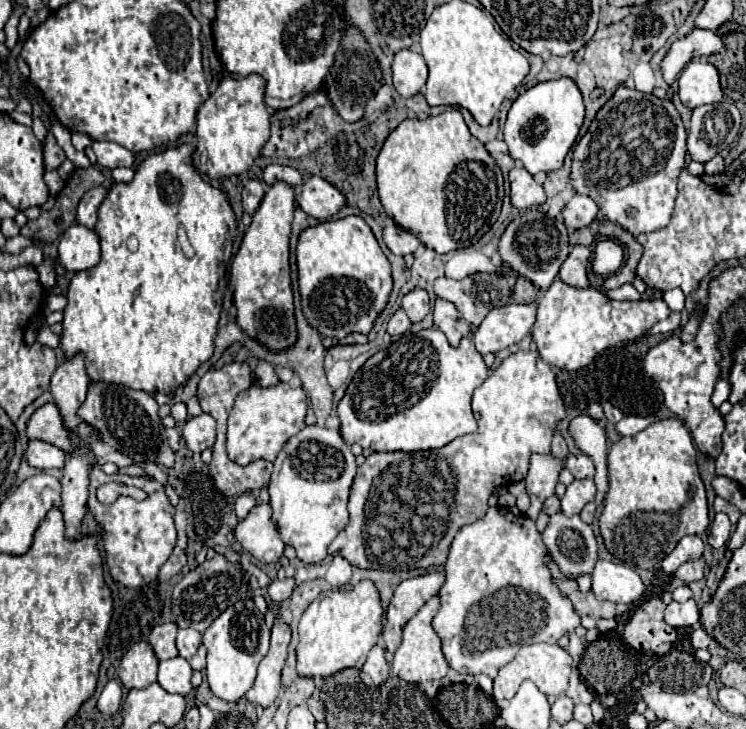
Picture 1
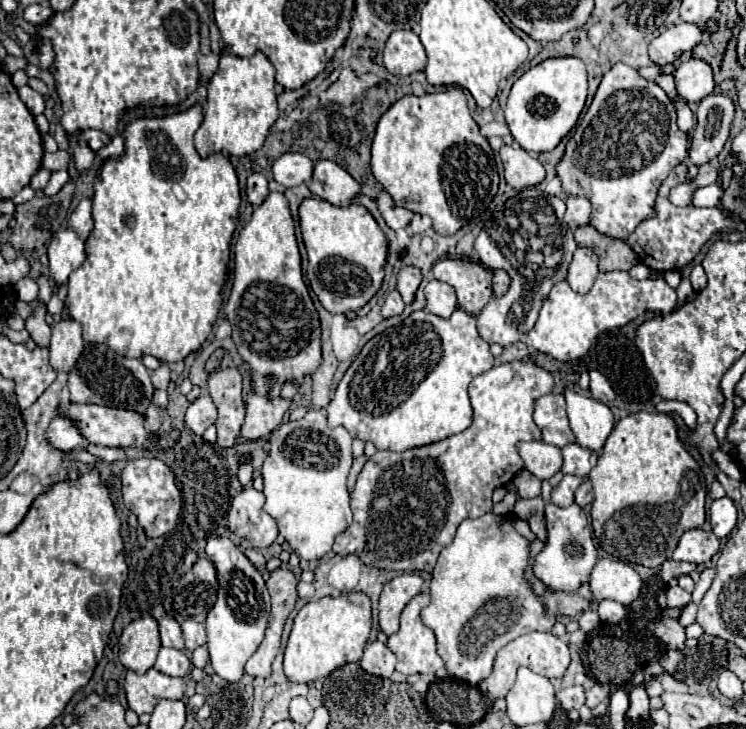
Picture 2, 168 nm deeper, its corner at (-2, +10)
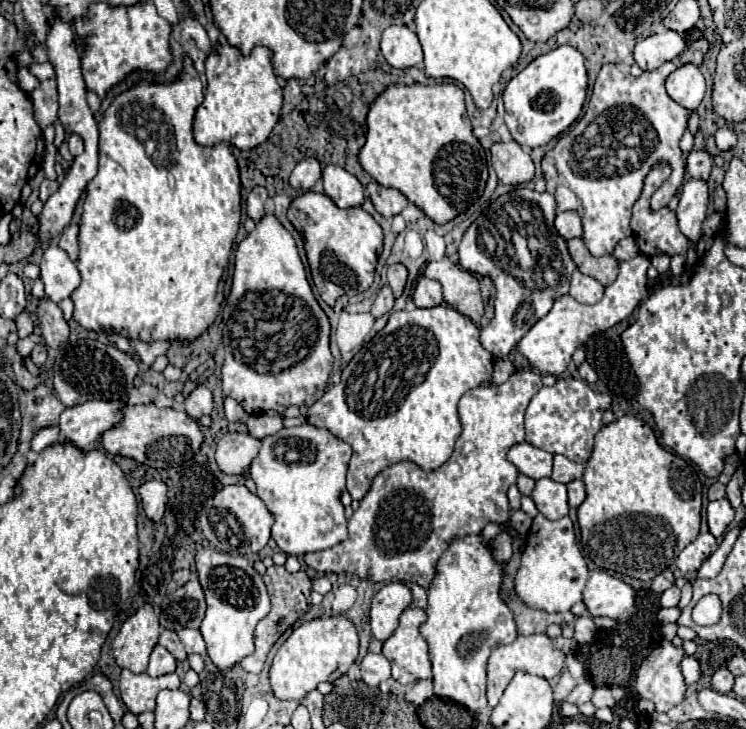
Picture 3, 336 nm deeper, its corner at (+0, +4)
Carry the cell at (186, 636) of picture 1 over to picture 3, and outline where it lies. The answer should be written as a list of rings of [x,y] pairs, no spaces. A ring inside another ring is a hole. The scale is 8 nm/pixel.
[[[184,628],[178,632],[180,640],[184,642],[186,646],[186,652],[188,654],[204,654],[206,652],[206,644],[204,644],[204,638],[200,634],[200,630],[192,630],[192,628]]]

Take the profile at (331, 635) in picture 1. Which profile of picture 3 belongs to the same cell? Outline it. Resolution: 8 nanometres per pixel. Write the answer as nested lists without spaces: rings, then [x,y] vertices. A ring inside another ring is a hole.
[[[344,614],[322,616],[300,624],[292,630],[288,640],[278,648],[274,656],[270,668],[270,684],[274,696],[280,700],[302,700],[320,682],[334,682],[354,664],[358,658],[358,646],[358,630],[354,622]]]

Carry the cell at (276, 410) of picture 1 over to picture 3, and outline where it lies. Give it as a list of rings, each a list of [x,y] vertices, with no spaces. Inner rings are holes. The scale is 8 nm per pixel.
[[[234,398],[224,400],[224,412],[230,422],[246,422],[250,418],[250,414]]]

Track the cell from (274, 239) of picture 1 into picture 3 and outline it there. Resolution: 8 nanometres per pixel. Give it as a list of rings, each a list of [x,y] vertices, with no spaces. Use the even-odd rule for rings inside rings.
[[[266,214],[262,220],[258,220],[256,228],[238,244],[234,252],[232,290],[222,316],[226,324],[226,360],[222,368],[222,388],[228,396],[238,400],[246,412],[284,412],[288,406],[312,404],[314,394],[326,388],[332,370],[332,354],[328,348],[330,322],[312,294],[292,234],[274,214]]]

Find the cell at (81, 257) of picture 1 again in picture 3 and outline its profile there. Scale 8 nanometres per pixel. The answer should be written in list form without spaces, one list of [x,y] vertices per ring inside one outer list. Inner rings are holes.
[[[50,244],[44,250],[40,268],[42,268],[42,282],[46,286],[46,296],[52,302],[60,302],[68,298],[80,286],[82,276],[76,264],[56,244]]]

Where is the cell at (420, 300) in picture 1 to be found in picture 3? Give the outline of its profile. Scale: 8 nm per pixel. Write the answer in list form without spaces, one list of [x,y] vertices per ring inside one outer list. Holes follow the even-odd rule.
[[[392,264],[392,266],[388,268],[388,284],[390,284],[390,288],[392,288],[392,292],[394,292],[396,298],[402,296],[402,290],[404,290],[404,286],[406,286],[406,280],[408,280],[408,270],[406,270],[406,266],[402,266],[402,264]]]

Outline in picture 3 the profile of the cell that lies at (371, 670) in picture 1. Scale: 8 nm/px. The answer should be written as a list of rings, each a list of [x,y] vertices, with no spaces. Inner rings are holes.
[[[368,652],[360,664],[362,680],[368,686],[378,686],[384,680],[390,680],[390,662],[382,654]]]

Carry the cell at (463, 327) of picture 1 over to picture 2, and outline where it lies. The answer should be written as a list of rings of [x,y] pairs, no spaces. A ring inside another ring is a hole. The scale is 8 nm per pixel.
[[[430,280],[426,284],[426,288],[424,288],[424,294],[426,294],[426,310],[436,314],[436,316],[448,318],[456,310],[456,306],[458,306],[456,292],[446,282]]]

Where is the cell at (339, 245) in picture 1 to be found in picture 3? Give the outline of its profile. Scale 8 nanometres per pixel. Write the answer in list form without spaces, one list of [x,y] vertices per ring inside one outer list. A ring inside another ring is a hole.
[[[304,192],[298,198],[292,200],[290,208],[288,208],[288,220],[292,222],[292,226],[302,234],[304,238],[304,248],[306,248],[306,256],[308,256],[308,264],[310,264],[310,274],[312,274],[312,282],[320,294],[320,298],[334,308],[336,300],[342,298],[344,294],[354,298],[362,292],[366,292],[372,282],[374,282],[374,274],[376,274],[376,262],[378,262],[378,252],[382,248],[382,228],[378,226],[378,222],[364,212],[360,206],[356,208],[338,208],[326,194],[312,194],[312,192]]]

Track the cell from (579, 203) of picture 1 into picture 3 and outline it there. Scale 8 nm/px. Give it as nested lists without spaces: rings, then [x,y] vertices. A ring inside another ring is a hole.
[[[560,212],[556,216],[556,230],[560,236],[564,236],[566,240],[570,238],[580,238],[582,236],[582,220],[578,216],[578,212]]]

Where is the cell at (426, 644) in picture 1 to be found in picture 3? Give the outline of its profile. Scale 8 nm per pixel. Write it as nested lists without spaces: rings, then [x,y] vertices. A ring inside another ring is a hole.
[[[408,606],[400,614],[396,632],[384,642],[382,654],[392,662],[392,678],[400,684],[432,678],[428,642],[418,632],[426,612],[418,606]]]

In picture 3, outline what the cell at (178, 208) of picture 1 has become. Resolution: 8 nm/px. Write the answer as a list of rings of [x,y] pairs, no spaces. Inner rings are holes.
[[[186,60],[182,78],[172,84],[150,84],[142,82],[132,90],[116,96],[108,112],[104,112],[98,130],[100,130],[100,166],[98,174],[86,186],[86,200],[84,200],[84,214],[80,222],[80,254],[76,266],[82,274],[82,284],[72,292],[74,302],[74,320],[84,330],[106,332],[106,334],[120,334],[128,340],[142,340],[142,342],[174,342],[174,344],[188,344],[202,336],[212,324],[220,310],[216,302],[216,292],[220,278],[224,276],[224,268],[230,262],[230,250],[240,226],[240,178],[238,178],[238,164],[230,152],[228,144],[218,144],[214,148],[198,146],[192,138],[192,122],[198,106],[204,100],[202,82]]]

